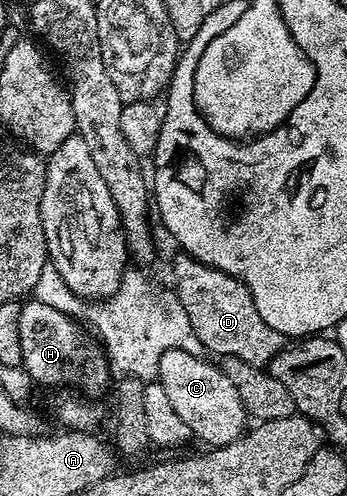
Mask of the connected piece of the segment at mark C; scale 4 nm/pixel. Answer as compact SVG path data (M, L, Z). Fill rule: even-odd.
M168 350L159 360L157 381L165 391L169 403L173 405L173 409L181 417L182 422L186 422L186 426L190 427L192 436L195 439L200 438L209 447L220 447L228 445L236 440L237 437L243 435L248 415L242 406L241 398L238 397L238 390L230 382L230 378L226 378L224 372L214 362L212 364L203 360L200 356L194 356L188 351Z

